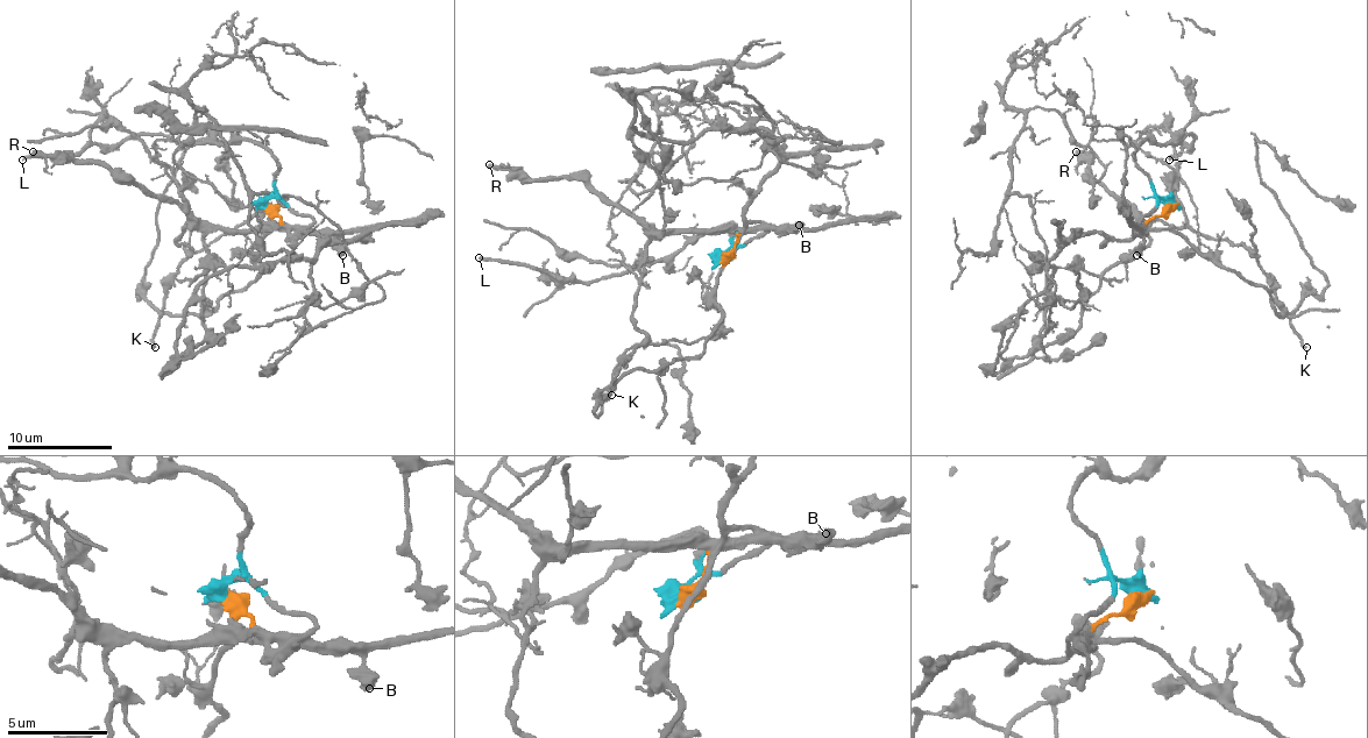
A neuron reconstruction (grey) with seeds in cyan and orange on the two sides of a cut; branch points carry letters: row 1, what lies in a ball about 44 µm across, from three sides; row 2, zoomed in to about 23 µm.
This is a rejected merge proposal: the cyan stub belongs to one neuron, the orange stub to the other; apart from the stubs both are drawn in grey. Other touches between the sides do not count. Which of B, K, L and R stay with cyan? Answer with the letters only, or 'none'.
L

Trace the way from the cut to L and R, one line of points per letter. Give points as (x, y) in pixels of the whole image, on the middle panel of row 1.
L: (723, 258), (734, 227), (725, 224), (694, 234), (667, 258), (588, 282), (552, 277), (525, 263), (477, 258)
R: (723, 258), (734, 248), (734, 232), (646, 229), (631, 213), (607, 206), (581, 179), (515, 177), (488, 163)

